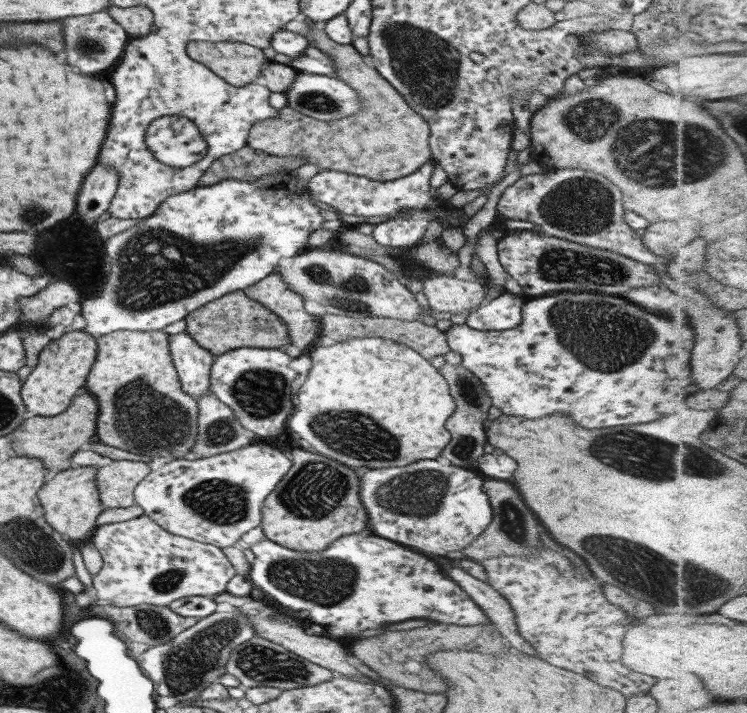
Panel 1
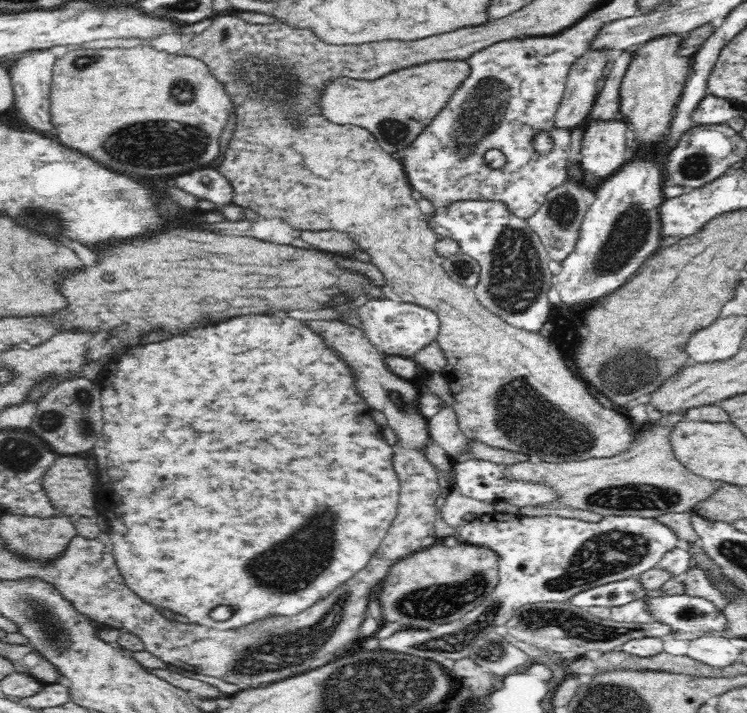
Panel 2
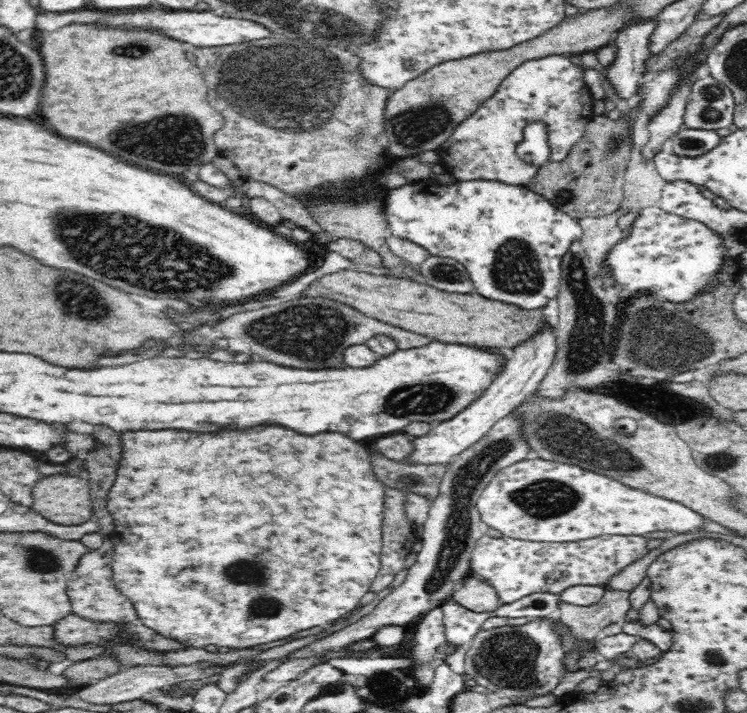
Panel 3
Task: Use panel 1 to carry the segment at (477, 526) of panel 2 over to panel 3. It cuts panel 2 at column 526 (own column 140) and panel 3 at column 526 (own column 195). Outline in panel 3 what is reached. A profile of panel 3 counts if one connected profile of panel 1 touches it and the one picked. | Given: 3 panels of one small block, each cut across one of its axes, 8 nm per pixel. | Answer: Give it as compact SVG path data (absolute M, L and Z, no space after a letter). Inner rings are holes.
M484 533L474 550L471 550L470 572L485 578L497 591L502 604L510 604L530 594L560 594L562 590L576 584L603 586L604 582L608 582L624 566L648 554L647 541L642 536L604 534L580 542L544 542L505 536L492 538Z

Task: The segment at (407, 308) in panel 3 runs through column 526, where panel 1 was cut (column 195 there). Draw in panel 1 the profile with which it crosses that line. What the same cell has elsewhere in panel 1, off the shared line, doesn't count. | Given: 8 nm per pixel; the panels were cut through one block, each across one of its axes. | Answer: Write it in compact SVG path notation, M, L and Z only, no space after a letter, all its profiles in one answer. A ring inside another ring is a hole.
M243 291L223 295L184 316L185 330L195 342L211 355L221 355L239 347L277 348L289 344L290 338L283 321L266 306L251 300Z

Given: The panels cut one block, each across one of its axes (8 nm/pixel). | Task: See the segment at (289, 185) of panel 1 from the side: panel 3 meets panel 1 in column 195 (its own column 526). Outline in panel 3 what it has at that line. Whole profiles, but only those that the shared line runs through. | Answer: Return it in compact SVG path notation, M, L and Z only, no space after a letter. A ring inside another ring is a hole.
M424 178L419 182L407 182L400 188L388 190L386 198L384 198L384 214L391 228L391 234L405 238L422 248L425 248L432 256L454 259L463 264L472 276L472 282L476 284L478 292L486 298L494 298L494 300L502 300L502 302L514 303L524 309L539 309L545 307L549 300L556 298L561 289L562 276L562 258L568 254L570 246L574 242L581 242L584 238L584 231L578 220L568 214L558 210L555 203L551 203L546 197L530 190L528 186L511 185L499 180L483 181L482 179L462 181L458 180L449 185L442 185L435 181L434 178Z

